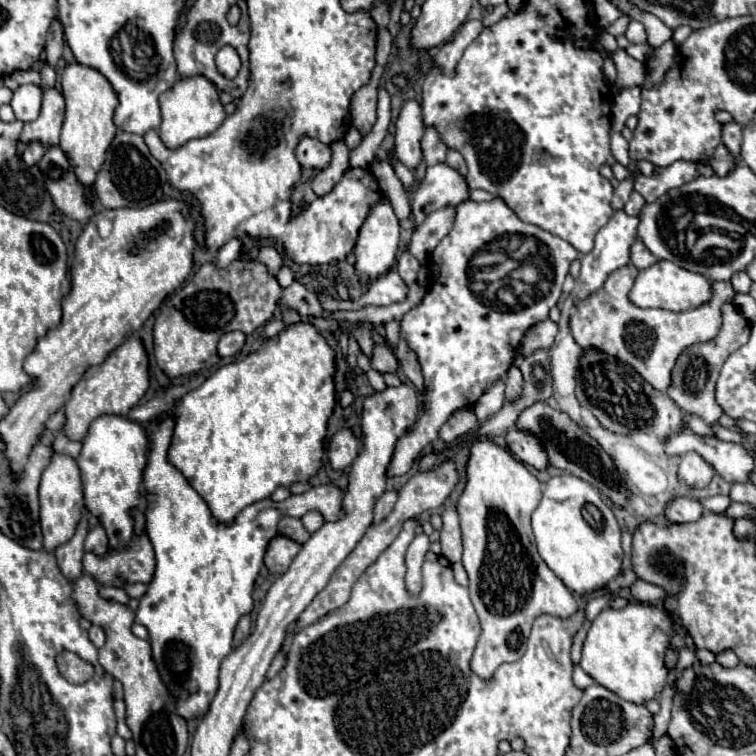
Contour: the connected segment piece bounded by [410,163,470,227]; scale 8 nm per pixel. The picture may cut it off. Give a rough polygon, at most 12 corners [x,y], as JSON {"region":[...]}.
{"region":[[446,163],[426,169],[412,193],[414,227],[470,199],[466,179]]}

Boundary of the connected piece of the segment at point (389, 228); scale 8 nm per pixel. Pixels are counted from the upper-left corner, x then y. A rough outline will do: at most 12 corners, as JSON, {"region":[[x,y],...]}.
{"region":[[372,205],[354,247],[362,285],[392,271],[400,225]]}

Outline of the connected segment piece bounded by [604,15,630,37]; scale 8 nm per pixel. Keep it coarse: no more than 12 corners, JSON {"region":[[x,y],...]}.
{"region":[[622,15],[618,21],[606,27],[604,33],[620,37],[626,31],[628,17]]}

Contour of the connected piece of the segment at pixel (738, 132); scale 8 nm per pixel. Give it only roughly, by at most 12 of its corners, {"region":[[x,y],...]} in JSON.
{"region":[[736,121],[722,125],[722,143],[740,163],[742,127]]}

